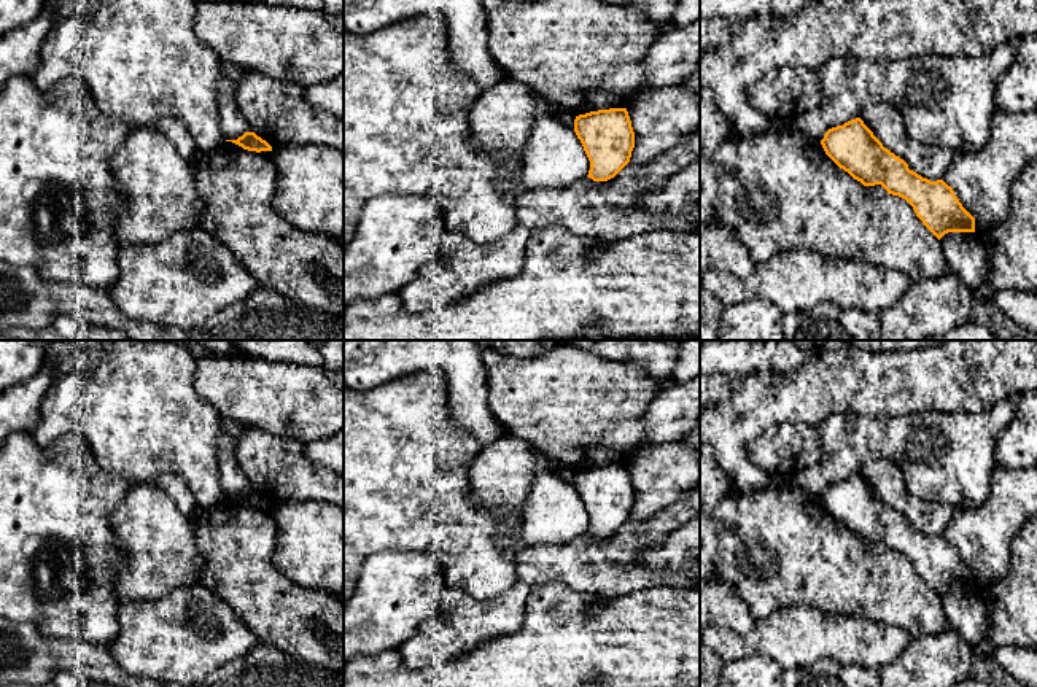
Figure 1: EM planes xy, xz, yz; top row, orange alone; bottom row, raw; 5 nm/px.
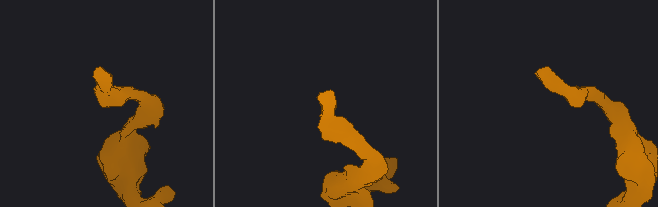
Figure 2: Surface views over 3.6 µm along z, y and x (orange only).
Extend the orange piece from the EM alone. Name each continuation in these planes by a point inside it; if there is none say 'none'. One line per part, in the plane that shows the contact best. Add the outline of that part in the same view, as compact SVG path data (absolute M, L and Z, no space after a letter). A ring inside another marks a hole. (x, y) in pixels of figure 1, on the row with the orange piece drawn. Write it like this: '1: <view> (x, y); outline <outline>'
none

